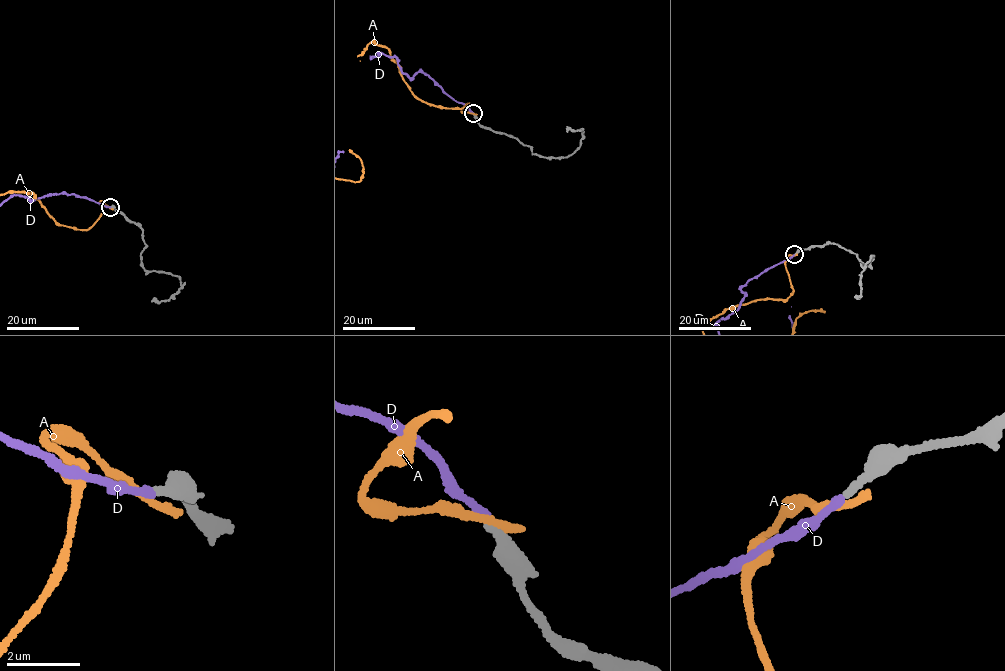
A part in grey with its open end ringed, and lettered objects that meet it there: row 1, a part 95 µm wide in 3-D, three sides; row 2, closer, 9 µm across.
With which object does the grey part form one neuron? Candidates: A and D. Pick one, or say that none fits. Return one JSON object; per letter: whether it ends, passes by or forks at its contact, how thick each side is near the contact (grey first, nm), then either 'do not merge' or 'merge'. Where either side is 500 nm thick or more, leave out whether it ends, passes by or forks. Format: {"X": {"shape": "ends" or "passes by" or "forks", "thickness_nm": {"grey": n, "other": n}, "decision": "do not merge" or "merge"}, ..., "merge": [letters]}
{"A": {"shape": "ends", "thickness_nm": {"grey": 240, "other": 280}, "decision": "do not merge"}, "D": {"shape": "ends", "thickness_nm": {"grey": 240, "other": 200}, "decision": "merge"}, "merge": ["D"]}

